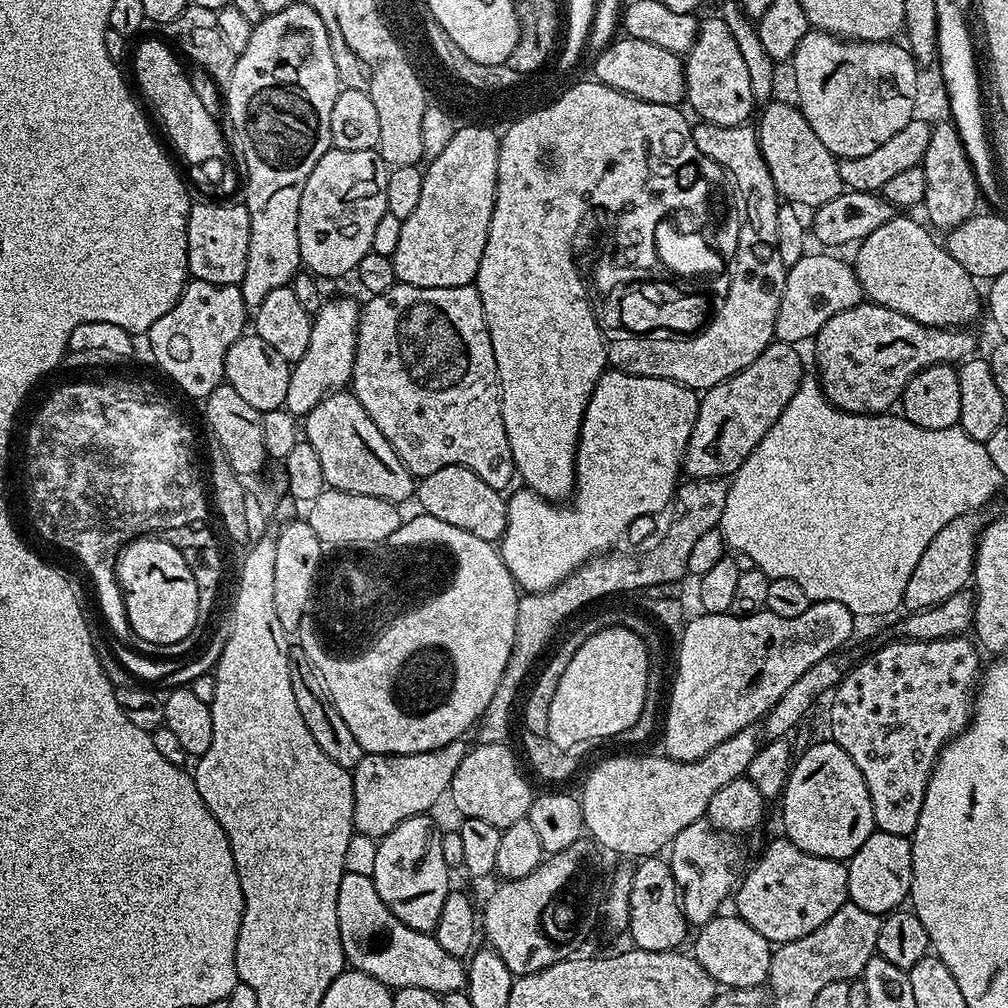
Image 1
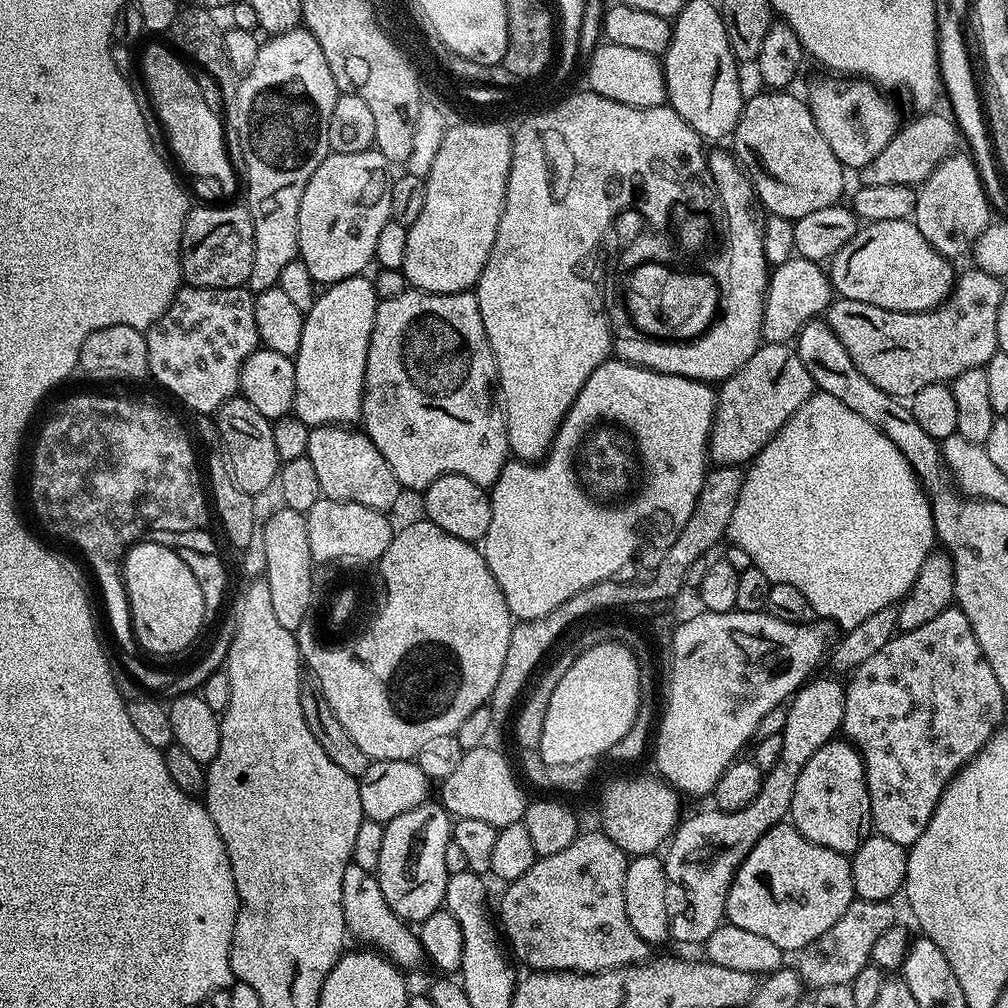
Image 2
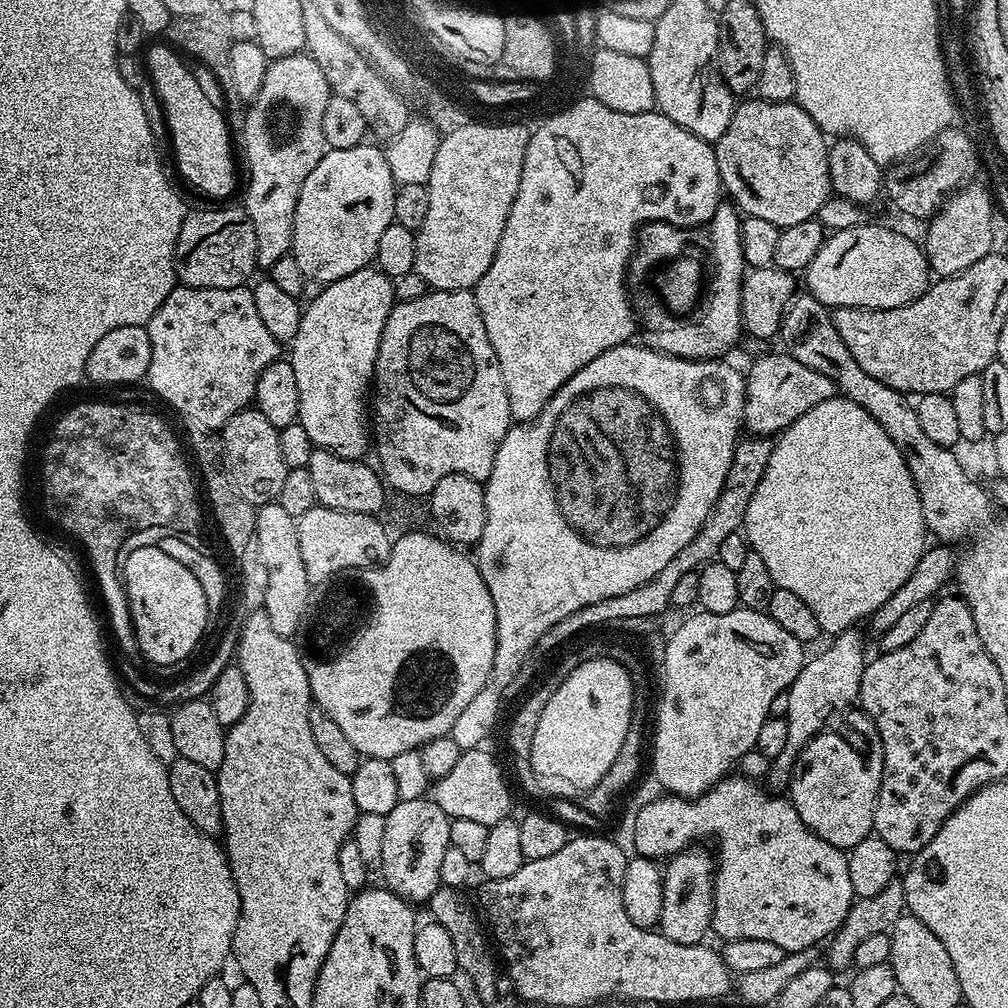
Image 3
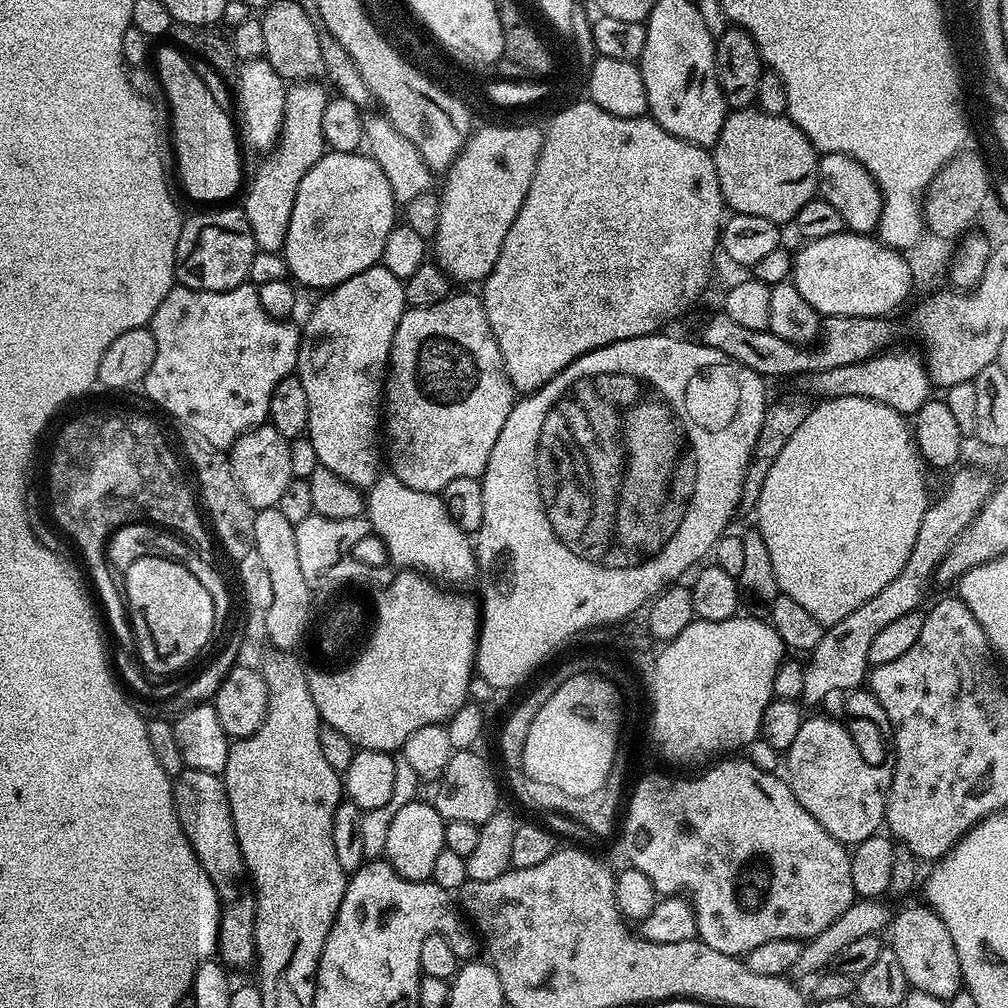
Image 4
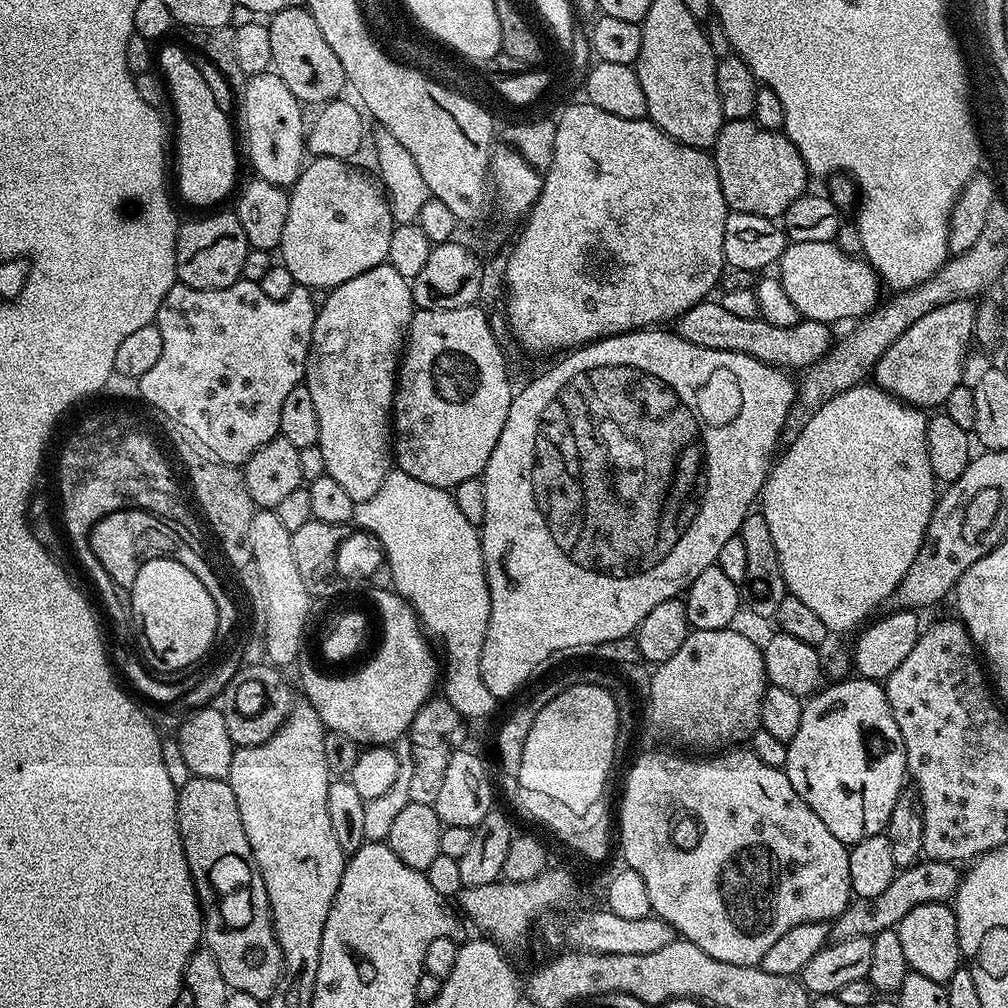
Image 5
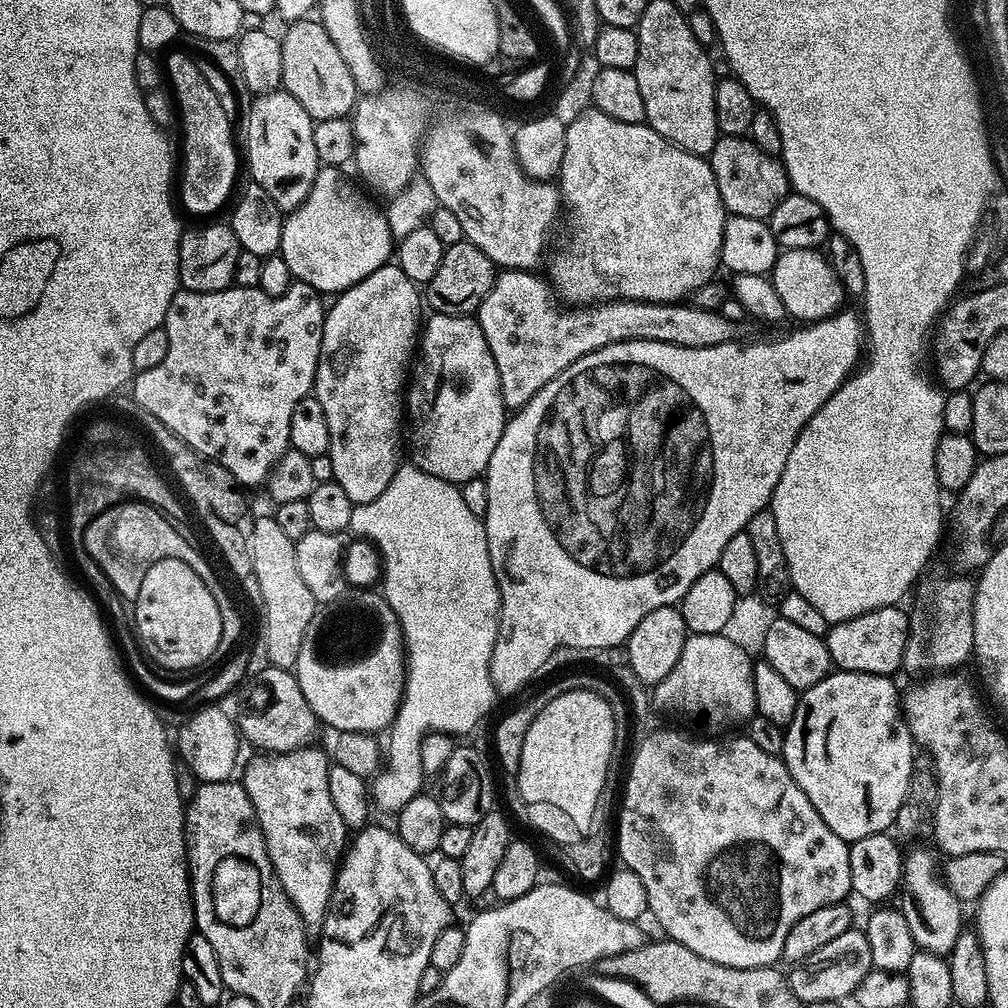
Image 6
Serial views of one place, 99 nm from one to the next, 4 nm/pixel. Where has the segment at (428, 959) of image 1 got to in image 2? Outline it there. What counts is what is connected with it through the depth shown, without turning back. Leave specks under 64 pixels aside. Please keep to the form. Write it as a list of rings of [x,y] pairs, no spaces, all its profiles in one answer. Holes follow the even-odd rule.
[[[351,863],[346,866],[346,874],[342,874],[342,910],[344,926],[349,937],[361,940],[361,945],[375,950],[388,957],[397,968],[409,970],[416,968],[425,959],[420,945],[419,935],[412,932],[407,923],[394,915],[386,898],[382,894],[375,872],[362,870],[362,866]]]

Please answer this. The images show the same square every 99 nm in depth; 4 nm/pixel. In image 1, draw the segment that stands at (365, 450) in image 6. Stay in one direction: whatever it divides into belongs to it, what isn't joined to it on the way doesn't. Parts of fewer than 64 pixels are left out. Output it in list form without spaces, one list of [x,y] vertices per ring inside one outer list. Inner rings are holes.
[[[328,298],[321,303],[312,318],[310,346],[306,346],[306,354],[302,354],[300,361],[291,365],[290,390],[286,390],[284,403],[291,416],[307,416],[310,410],[314,410],[314,406],[318,406],[318,402],[322,402],[322,398],[331,392],[341,391],[352,379],[361,305],[352,300],[336,299]]]

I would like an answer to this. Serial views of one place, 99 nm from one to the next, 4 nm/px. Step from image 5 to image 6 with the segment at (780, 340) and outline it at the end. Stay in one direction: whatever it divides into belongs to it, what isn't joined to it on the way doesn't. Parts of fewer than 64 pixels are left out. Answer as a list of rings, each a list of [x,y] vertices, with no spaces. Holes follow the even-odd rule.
[[[504,270],[497,275],[494,286],[486,298],[482,298],[480,307],[474,313],[474,319],[480,324],[482,334],[486,338],[486,346],[490,346],[490,354],[494,358],[494,366],[498,370],[498,382],[502,390],[505,409],[519,410],[546,386],[566,366],[578,362],[586,354],[594,350],[602,350],[611,344],[621,344],[627,340],[653,340],[666,342],[674,346],[687,348],[705,348],[719,344],[731,344],[739,341],[741,325],[734,320],[727,320],[719,311],[689,306],[687,303],[650,304],[645,300],[613,300],[602,304],[587,306],[568,306],[560,312],[561,305],[551,287],[543,279],[532,276],[528,270]]]

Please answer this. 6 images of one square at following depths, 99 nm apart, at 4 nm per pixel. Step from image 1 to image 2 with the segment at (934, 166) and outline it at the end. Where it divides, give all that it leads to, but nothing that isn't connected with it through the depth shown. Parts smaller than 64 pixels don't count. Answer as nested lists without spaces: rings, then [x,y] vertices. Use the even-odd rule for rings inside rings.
[[[957,150],[951,156],[945,156],[943,162],[932,171],[930,178],[919,185],[914,222],[922,238],[934,246],[939,256],[955,258],[964,251],[965,255],[975,245],[982,230],[988,228],[988,207],[990,201],[984,193],[975,160],[967,151]]]

